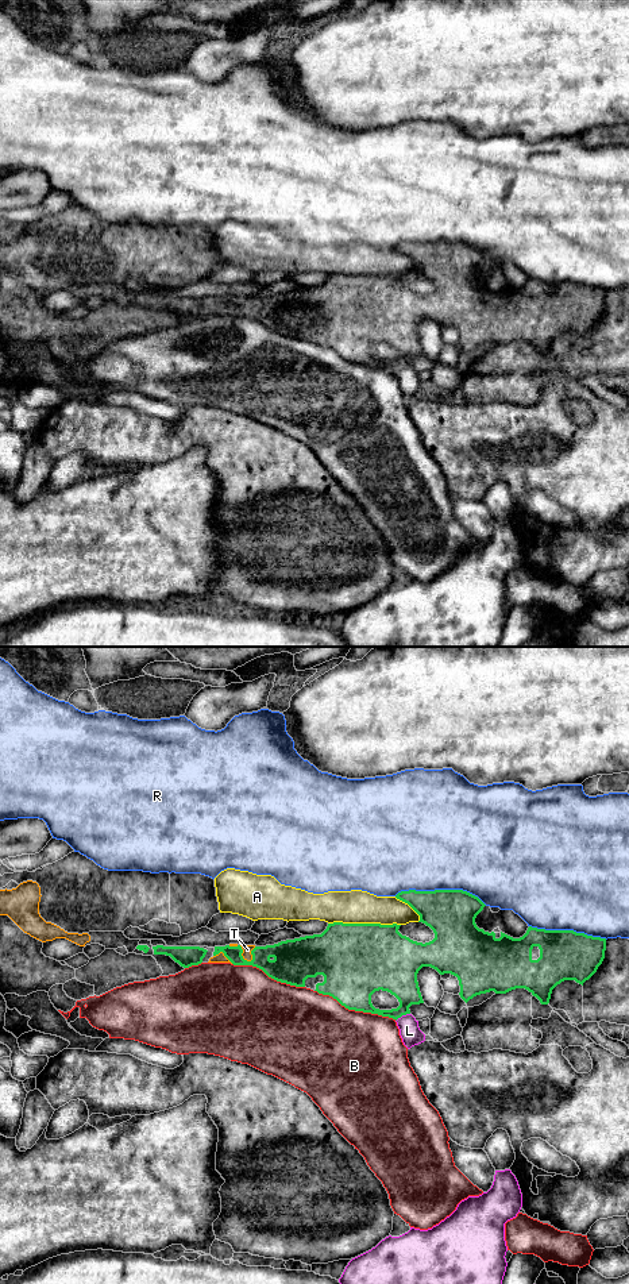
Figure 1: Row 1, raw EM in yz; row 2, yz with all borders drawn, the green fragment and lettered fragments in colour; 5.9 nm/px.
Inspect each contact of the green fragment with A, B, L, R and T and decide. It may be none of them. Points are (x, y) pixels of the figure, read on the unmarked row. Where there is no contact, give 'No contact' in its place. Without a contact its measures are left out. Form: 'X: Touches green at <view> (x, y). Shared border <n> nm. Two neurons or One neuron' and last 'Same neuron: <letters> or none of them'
A: Touches green at yz (365, 276). Shared border 440 nm. Two neurons
B: Touches green at yz (355, 362). Shared border 500 nm. Two neurons
L: Touches green at yz (402, 366). Shared border 100 nm. Two neurons
R: Touches green at yz (440, 242). Shared border 550 nm. Two neurons
T: Touches green at yz (242, 303). Shared border 170 nm. One neuron
Same neuron: T

